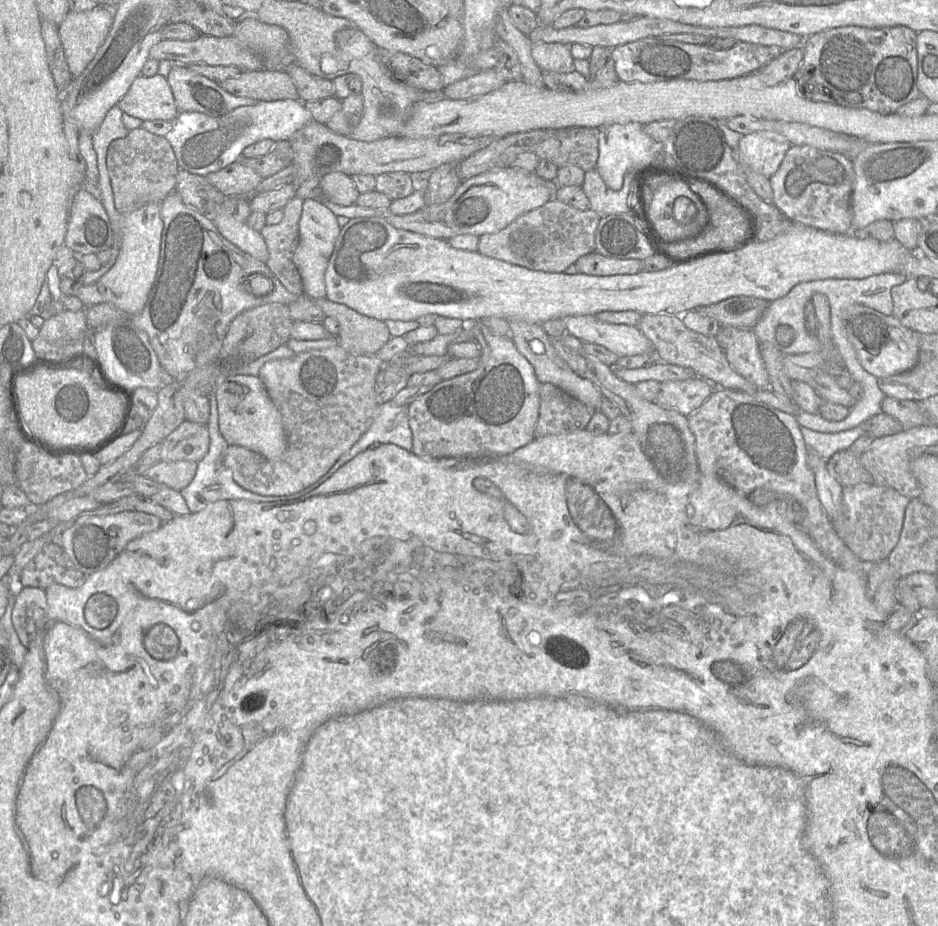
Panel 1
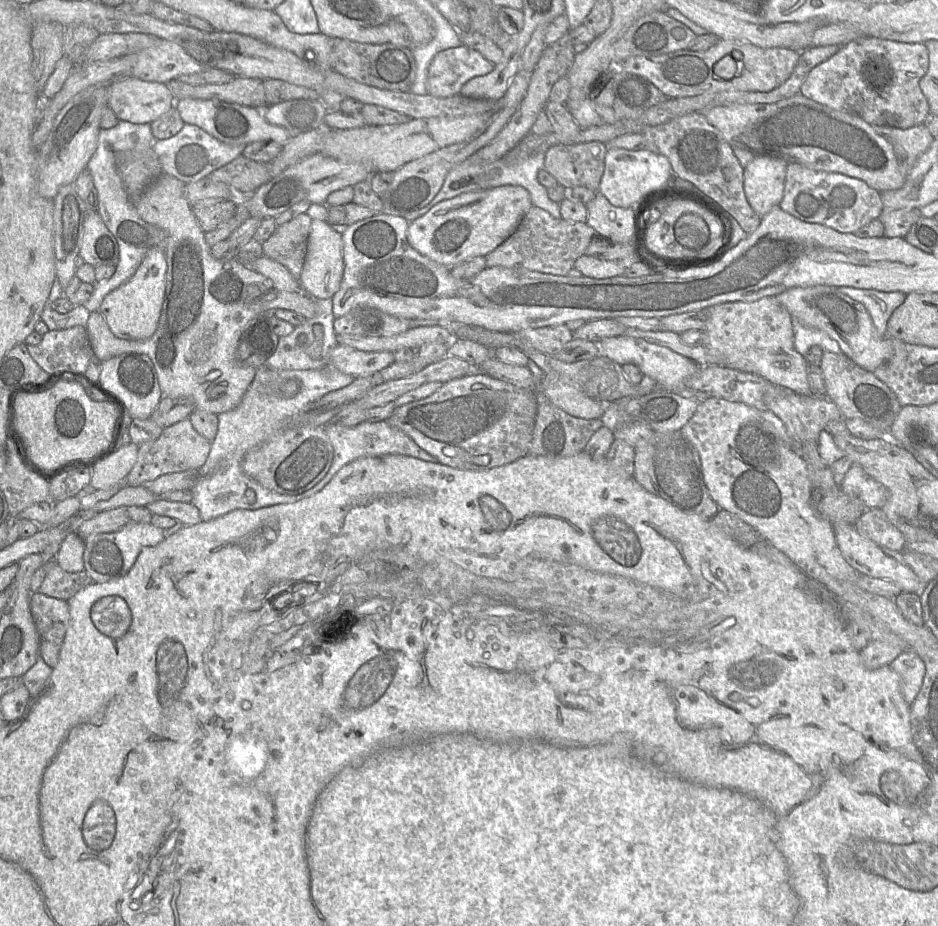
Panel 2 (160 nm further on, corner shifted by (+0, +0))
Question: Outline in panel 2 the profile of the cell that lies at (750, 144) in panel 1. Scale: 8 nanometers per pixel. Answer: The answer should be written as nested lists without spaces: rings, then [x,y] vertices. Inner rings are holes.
[[[766,155],[755,157],[744,167],[744,193],[762,218],[782,200],[787,161]]]

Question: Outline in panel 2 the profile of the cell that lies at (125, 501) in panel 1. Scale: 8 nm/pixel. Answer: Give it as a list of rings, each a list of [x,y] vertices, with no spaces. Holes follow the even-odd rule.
[[[123,506],[98,512],[96,516],[83,522],[75,533],[86,541],[97,534],[119,531],[130,523],[146,523],[167,530],[175,526],[177,520],[154,514],[146,506]]]

